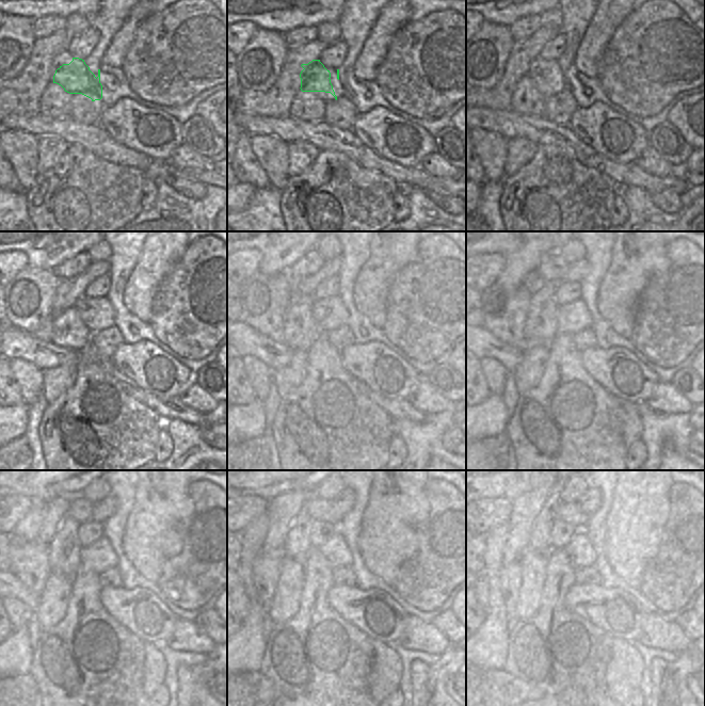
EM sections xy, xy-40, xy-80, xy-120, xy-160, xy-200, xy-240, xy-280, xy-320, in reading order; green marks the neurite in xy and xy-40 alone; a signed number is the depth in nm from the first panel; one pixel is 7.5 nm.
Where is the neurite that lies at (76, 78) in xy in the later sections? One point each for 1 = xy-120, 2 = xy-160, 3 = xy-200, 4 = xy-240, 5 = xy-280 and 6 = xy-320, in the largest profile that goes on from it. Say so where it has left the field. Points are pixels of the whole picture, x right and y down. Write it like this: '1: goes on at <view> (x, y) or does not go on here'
1: goes on at xy-120 (97, 314)
2: goes on at xy-160 (331, 314)
3: goes on at xy-200 (572, 318)
4: goes on at xy-240 (99, 556)
5: goes on at xy-280 (336, 552)
6: goes on at xy-320 (579, 549)

